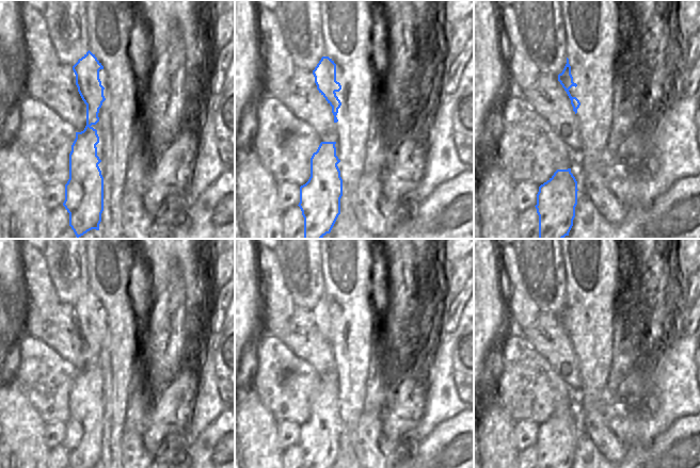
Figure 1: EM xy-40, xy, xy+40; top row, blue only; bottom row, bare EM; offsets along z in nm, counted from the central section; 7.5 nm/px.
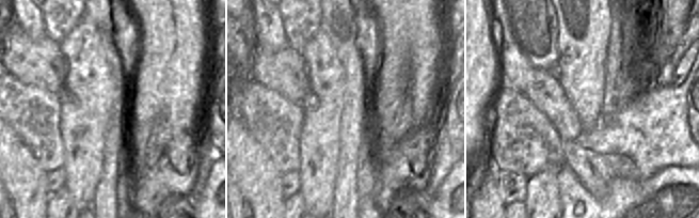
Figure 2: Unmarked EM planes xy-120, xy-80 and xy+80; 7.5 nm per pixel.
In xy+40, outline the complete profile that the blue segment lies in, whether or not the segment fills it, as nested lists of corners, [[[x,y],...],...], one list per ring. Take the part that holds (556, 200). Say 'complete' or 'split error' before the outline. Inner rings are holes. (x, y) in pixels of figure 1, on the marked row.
complete | [[[571,168],[557,170],[539,187],[537,213],[539,239],[563,239],[569,236],[577,205],[577,181]]]

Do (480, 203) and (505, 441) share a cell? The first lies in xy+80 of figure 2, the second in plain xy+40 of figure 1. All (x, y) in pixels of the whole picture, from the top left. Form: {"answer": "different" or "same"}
{"answer": "different"}

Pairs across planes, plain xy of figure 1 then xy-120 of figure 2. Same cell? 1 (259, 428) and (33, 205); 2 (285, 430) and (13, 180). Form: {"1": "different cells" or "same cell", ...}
{"1": "different cells", "2": "different cells"}

